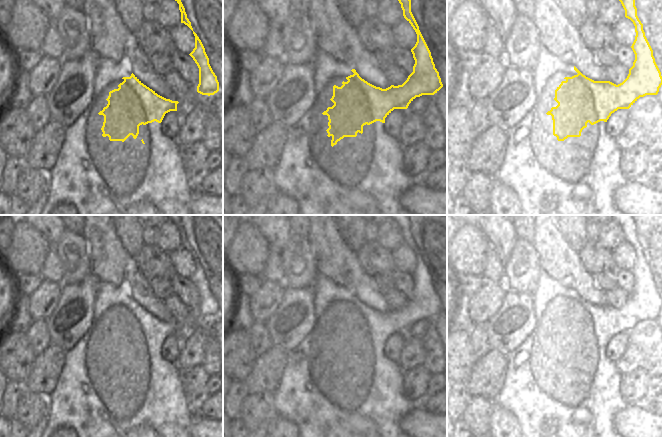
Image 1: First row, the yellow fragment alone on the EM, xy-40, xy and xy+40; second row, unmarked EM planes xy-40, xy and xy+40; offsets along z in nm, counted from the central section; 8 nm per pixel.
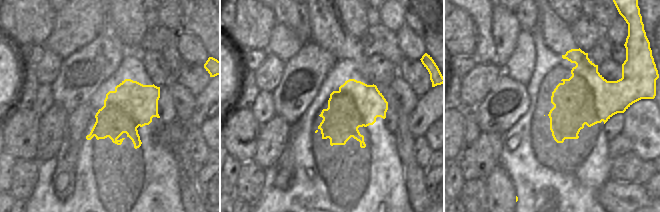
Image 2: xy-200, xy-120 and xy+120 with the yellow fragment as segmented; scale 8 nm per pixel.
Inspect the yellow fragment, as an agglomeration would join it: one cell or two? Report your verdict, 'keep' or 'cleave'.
cleave

